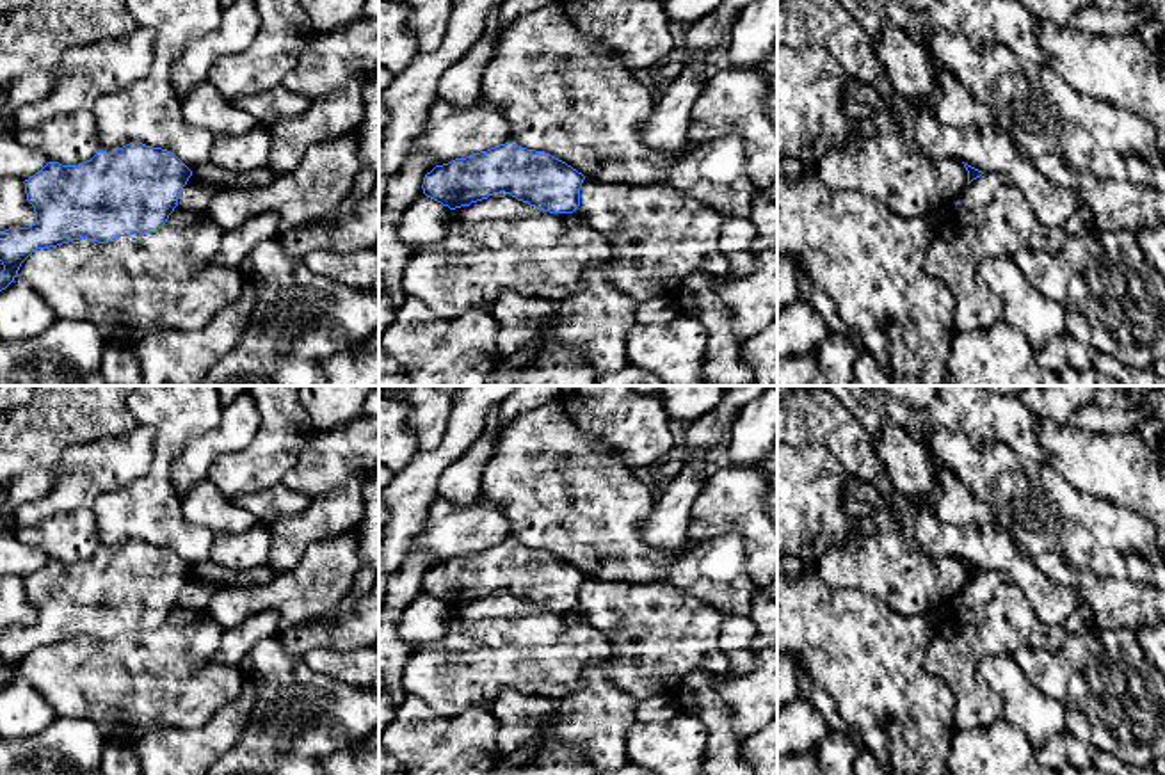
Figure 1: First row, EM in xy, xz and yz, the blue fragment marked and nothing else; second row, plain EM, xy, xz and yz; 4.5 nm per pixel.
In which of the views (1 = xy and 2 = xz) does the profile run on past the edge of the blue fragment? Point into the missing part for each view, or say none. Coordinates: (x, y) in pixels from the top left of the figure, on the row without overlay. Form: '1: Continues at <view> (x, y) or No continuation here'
1: No continuation here
2: No continuation here

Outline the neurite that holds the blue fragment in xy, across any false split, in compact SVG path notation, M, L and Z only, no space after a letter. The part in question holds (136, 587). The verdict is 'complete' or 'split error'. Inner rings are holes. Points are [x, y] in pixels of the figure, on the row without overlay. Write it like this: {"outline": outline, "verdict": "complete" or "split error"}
{"outline": "M130 540L114 551L98 549L78 563L48 560L23 579L36 620L0 631L0 659L4 663L0 690L14 679L21 661L37 647L80 636L108 642L119 635L157 631L178 604L178 595L190 574L192 569L174 551L142 540Z", "verdict": "complete"}

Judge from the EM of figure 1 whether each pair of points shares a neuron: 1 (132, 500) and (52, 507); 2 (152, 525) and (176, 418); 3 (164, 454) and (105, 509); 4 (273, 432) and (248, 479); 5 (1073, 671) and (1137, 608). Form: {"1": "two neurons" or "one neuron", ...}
{"1": "two neurons", "2": "one neuron", "3": "one neuron", "4": "one neuron", "5": "two neurons"}

